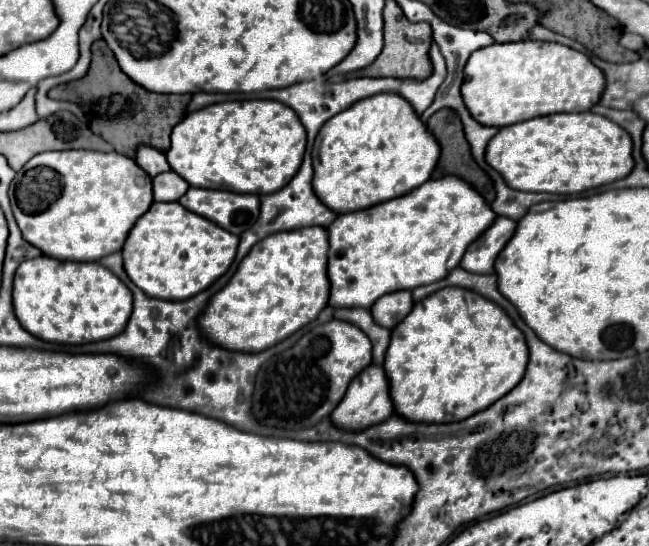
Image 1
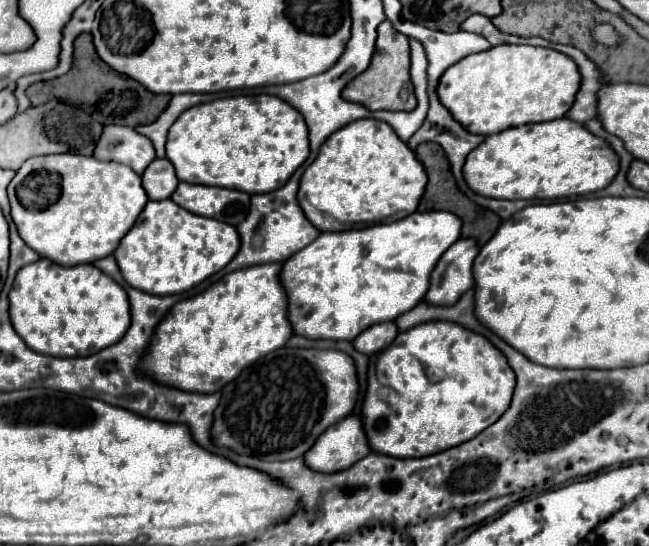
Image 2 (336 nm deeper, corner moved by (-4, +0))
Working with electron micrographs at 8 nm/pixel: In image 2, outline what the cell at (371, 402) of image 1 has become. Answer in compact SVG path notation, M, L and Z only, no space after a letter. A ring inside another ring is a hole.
M348 415L316 439L316 445L304 453L304 463L318 473L338 473L352 467L368 453L370 447L362 429L362 419Z

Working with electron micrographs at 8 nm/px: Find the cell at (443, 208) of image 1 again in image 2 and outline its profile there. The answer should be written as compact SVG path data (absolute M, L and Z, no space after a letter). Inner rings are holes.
M426 211L412 213L406 219L388 225L320 233L316 241L288 257L280 269L280 283L288 299L288 321L294 335L306 339L354 341L364 329L376 323L394 321L400 313L416 307L428 291L428 279L436 261L452 243L456 243L456 239L460 239L460 229L462 221L456 215L448 211Z

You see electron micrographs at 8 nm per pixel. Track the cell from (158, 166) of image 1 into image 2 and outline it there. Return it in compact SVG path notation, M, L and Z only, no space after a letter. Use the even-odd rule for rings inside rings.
M106 125L96 143L94 157L100 161L116 161L132 167L138 175L156 159L154 145L148 137L136 133L132 127Z

